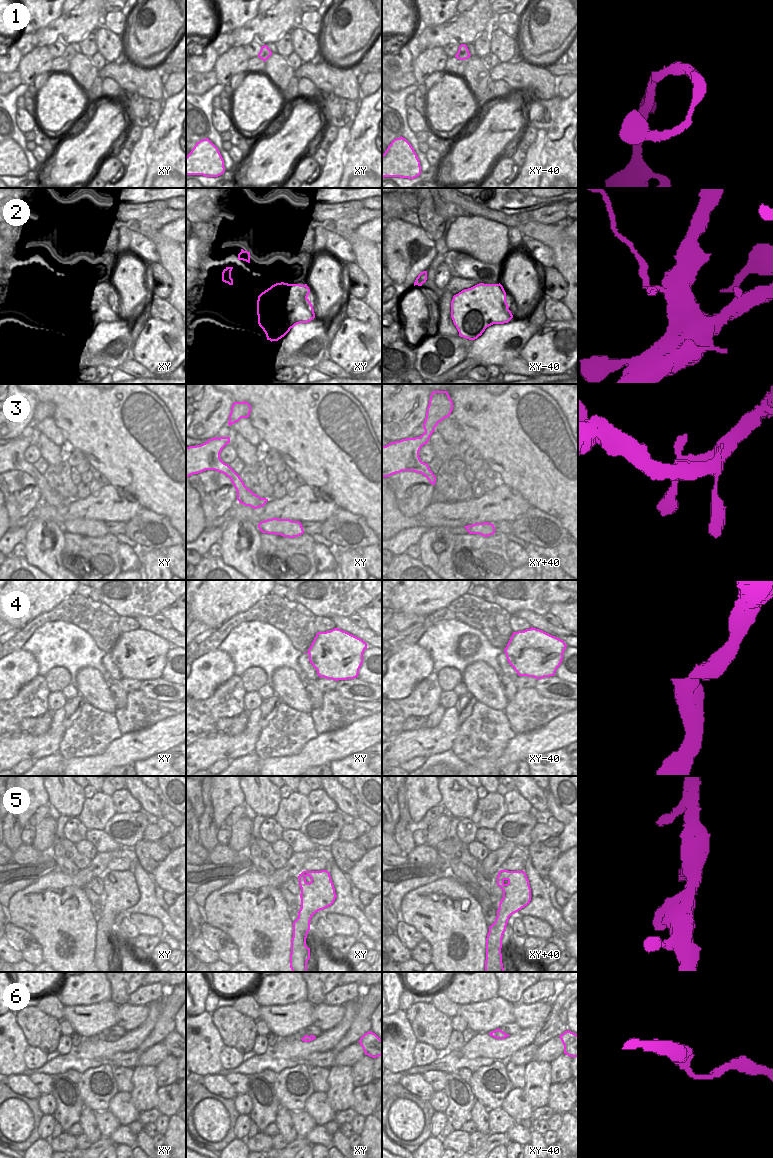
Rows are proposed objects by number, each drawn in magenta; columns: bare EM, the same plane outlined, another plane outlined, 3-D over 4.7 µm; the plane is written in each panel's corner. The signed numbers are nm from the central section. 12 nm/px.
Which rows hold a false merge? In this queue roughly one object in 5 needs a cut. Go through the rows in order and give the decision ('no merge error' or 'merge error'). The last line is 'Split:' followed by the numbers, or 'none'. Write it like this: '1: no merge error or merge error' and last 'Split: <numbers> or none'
1: no merge error
2: merge error
3: no merge error
4: no merge error
5: no merge error
6: no merge error
Split: 2

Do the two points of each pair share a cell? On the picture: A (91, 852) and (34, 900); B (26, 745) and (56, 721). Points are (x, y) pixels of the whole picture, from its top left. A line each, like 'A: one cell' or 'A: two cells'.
A: two cells
B: one cell

